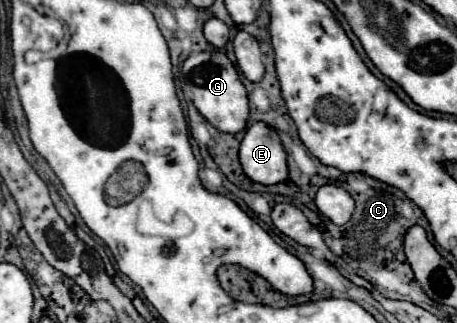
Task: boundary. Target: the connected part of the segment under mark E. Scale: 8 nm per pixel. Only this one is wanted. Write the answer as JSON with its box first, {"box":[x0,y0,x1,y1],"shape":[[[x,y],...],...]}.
{"box":[240,123,288,185],"shape":[[[252,123],[240,143],[240,165],[260,185],[276,185],[288,177],[286,153],[278,133],[266,123]]]}

